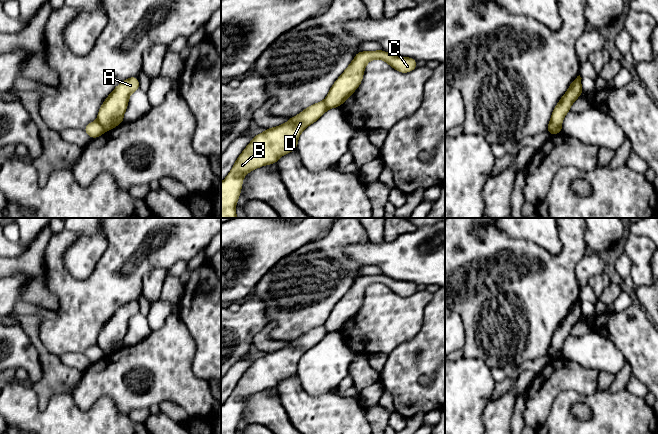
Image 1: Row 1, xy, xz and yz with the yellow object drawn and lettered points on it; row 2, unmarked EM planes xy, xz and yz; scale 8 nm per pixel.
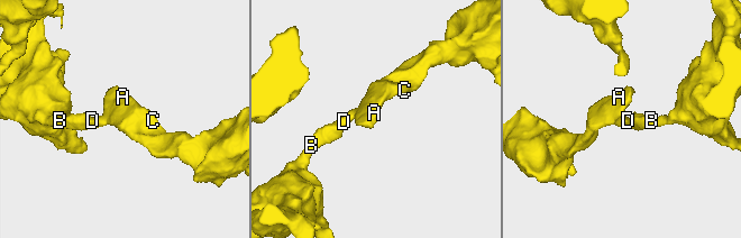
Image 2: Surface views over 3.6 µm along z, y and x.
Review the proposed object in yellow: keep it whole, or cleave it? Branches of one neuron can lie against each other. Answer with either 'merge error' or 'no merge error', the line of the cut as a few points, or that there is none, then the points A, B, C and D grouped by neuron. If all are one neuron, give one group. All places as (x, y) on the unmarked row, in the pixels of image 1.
merge error | yz (560, 348), (550, 357) | A C / B D

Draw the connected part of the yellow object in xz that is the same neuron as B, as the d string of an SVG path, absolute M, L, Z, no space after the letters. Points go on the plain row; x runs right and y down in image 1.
M324 325L313 328L299 339L289 342L287 347L253 360L221 407L221 434L235 434L243 400L258 391L277 387L282 379L295 375L302 355L317 345L326 334Z

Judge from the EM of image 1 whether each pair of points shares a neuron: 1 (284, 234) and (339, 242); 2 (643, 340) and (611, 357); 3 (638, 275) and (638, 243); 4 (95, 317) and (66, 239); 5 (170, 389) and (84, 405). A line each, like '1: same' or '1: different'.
1: different
2: different
3: same
4: same
5: same

